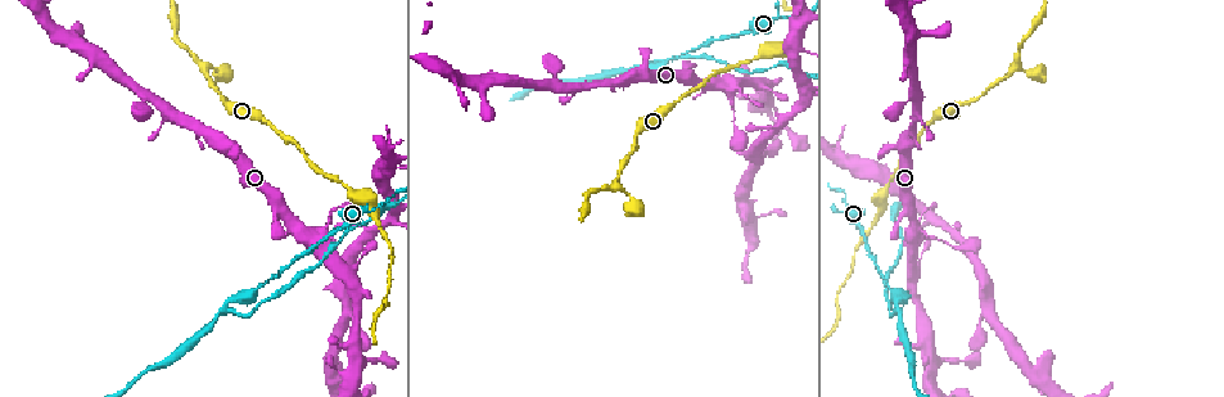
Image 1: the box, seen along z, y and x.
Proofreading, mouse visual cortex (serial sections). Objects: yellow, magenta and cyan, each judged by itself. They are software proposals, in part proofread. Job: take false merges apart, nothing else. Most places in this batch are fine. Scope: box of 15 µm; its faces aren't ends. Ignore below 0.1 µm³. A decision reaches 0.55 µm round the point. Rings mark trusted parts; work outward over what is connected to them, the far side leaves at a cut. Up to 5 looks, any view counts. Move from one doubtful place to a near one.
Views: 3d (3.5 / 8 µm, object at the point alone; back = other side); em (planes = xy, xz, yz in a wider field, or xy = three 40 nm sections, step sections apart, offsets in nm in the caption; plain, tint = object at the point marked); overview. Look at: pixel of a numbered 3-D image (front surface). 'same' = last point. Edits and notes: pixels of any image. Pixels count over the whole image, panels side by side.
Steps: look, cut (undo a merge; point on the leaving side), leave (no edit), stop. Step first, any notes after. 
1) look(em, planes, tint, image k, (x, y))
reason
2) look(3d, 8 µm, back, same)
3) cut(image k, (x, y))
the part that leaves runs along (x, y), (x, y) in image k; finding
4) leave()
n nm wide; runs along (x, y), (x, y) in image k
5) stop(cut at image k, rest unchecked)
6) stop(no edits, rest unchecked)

look(3d, 3.5 µm, image 1, (635, 64))
three-way junction

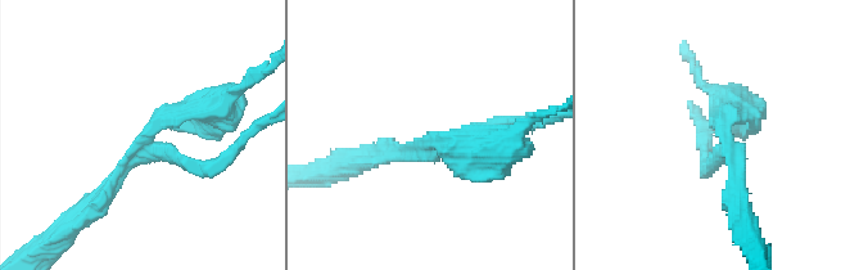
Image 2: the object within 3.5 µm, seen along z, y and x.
look(em, planes, tint, image 2, (434, 144))

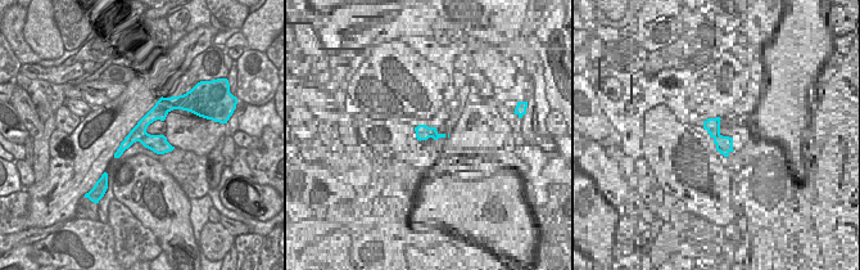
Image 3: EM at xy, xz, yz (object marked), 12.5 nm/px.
cut(image 2, (190, 163))
220 nm wide; border along (148, 134), (139, 140) in image 3; a second cell is stuck on

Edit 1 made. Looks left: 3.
look(overview)

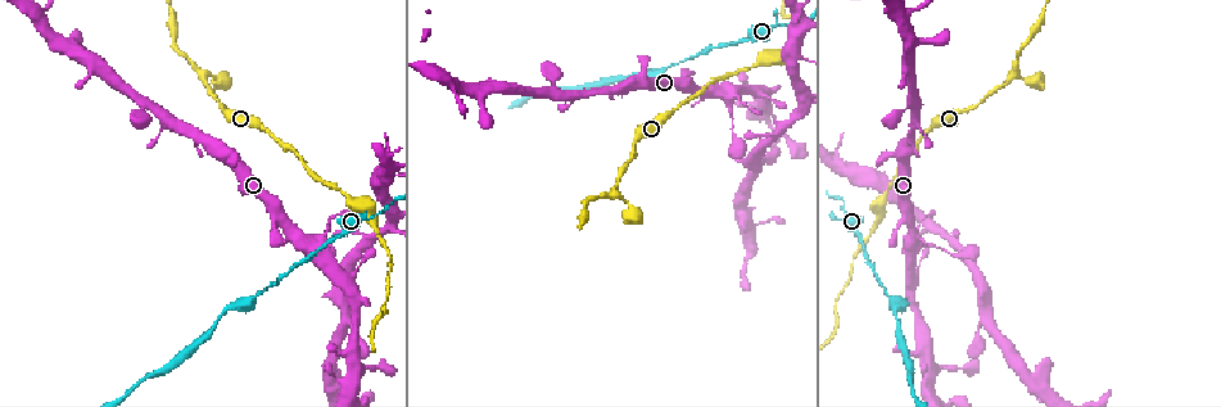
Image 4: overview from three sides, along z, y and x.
look(3d, 3.5 µm, image 4, (909, 142))
sudden change in width

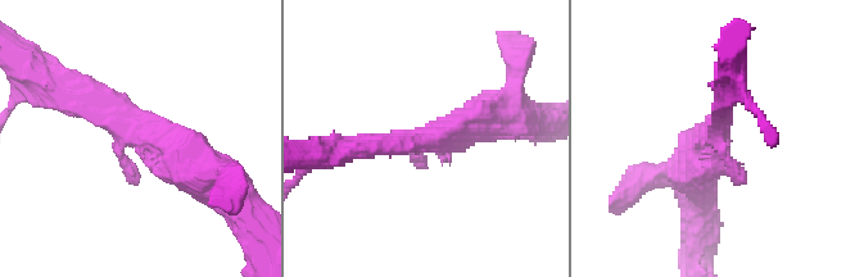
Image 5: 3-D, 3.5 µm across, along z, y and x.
look(em, xy, step 1, tint, image 5, (714, 135))

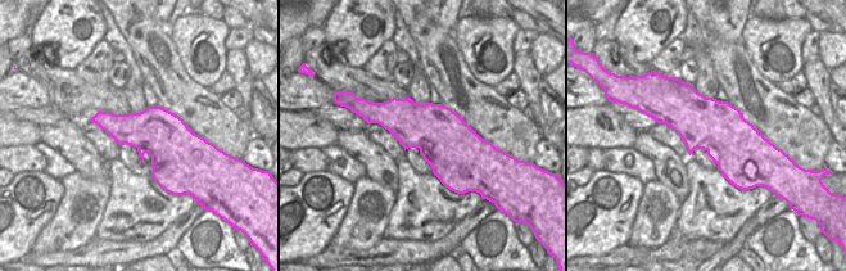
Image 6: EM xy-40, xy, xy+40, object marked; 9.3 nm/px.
leave()
runs along (217, 177), (71, 99) in image 5; all the same cell

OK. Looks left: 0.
stop(cut at image 2, rest unchecked)

